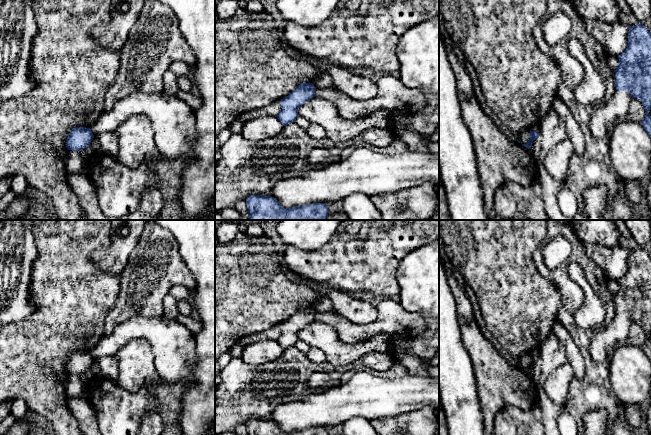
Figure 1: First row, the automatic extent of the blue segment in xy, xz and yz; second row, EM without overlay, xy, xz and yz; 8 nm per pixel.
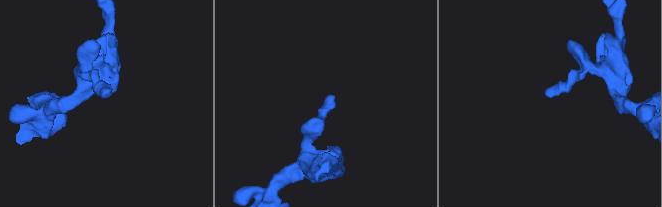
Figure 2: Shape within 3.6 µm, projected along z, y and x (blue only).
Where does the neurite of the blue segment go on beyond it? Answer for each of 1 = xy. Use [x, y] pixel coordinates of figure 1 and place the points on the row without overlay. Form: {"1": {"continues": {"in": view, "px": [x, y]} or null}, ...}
{"1": {"continues": null}}

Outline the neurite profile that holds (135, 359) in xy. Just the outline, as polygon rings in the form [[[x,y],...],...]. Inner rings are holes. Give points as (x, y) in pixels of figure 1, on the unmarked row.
[[[131,339],[114,357],[119,366],[116,384],[124,390],[136,392],[145,385],[155,389],[165,380],[154,365],[154,354],[145,339]]]

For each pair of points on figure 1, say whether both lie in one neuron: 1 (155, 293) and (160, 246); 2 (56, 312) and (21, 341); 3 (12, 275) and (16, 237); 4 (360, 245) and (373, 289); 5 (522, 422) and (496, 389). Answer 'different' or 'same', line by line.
1: same
2: same
3: same
4: same
5: different

